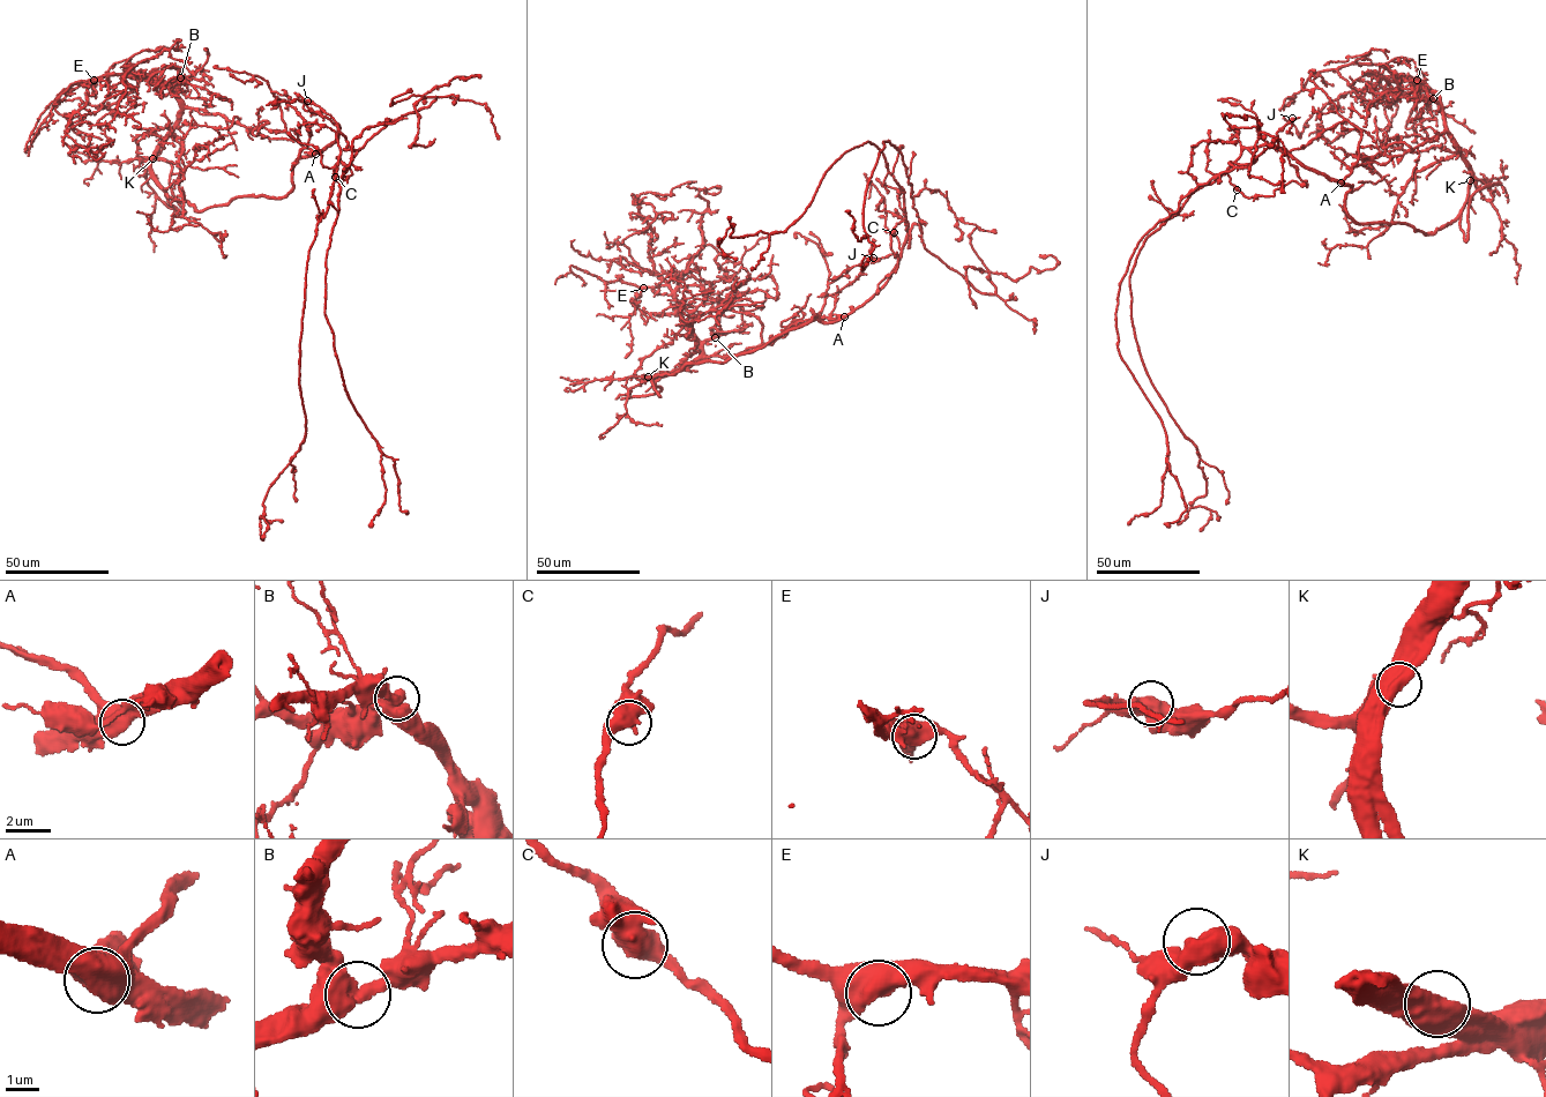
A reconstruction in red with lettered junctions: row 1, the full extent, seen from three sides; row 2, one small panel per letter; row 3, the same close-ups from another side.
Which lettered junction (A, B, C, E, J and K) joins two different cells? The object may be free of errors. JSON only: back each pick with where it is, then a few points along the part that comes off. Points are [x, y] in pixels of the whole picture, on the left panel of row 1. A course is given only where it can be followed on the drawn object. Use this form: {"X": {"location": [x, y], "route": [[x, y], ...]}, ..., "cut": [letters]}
{"cut": []}

